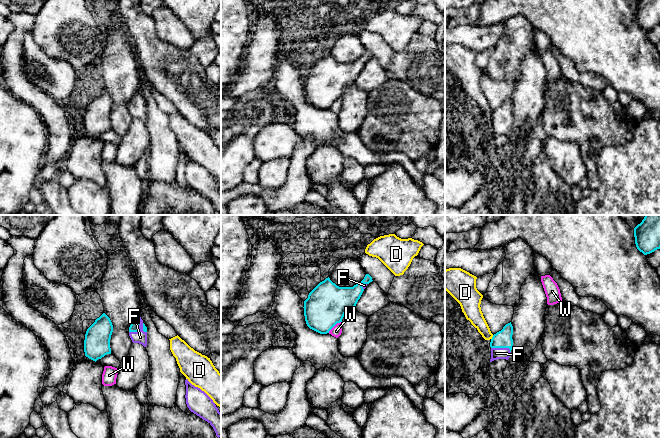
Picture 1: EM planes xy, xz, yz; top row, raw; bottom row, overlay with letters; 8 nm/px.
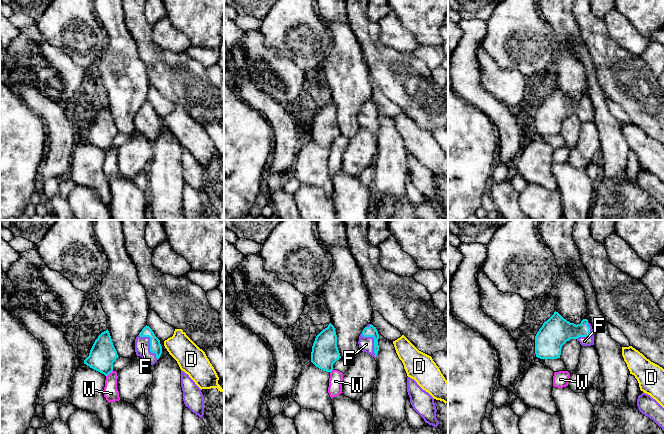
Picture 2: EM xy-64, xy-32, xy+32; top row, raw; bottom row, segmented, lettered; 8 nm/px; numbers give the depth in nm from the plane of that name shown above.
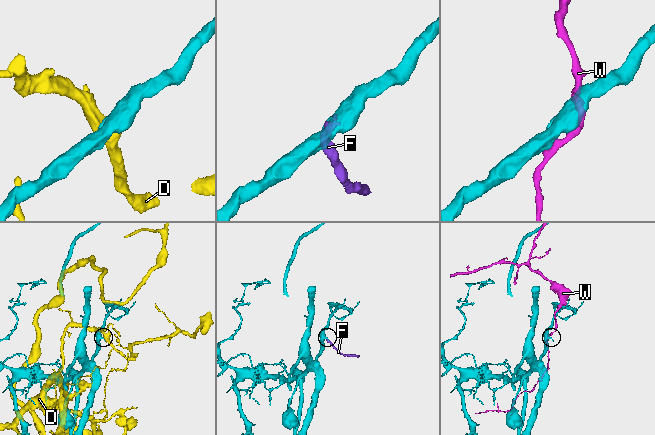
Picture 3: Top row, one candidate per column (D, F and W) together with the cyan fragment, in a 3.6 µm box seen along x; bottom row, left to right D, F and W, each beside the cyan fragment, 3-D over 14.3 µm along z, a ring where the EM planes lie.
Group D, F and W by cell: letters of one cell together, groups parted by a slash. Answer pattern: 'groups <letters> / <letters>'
groups D / F / W

